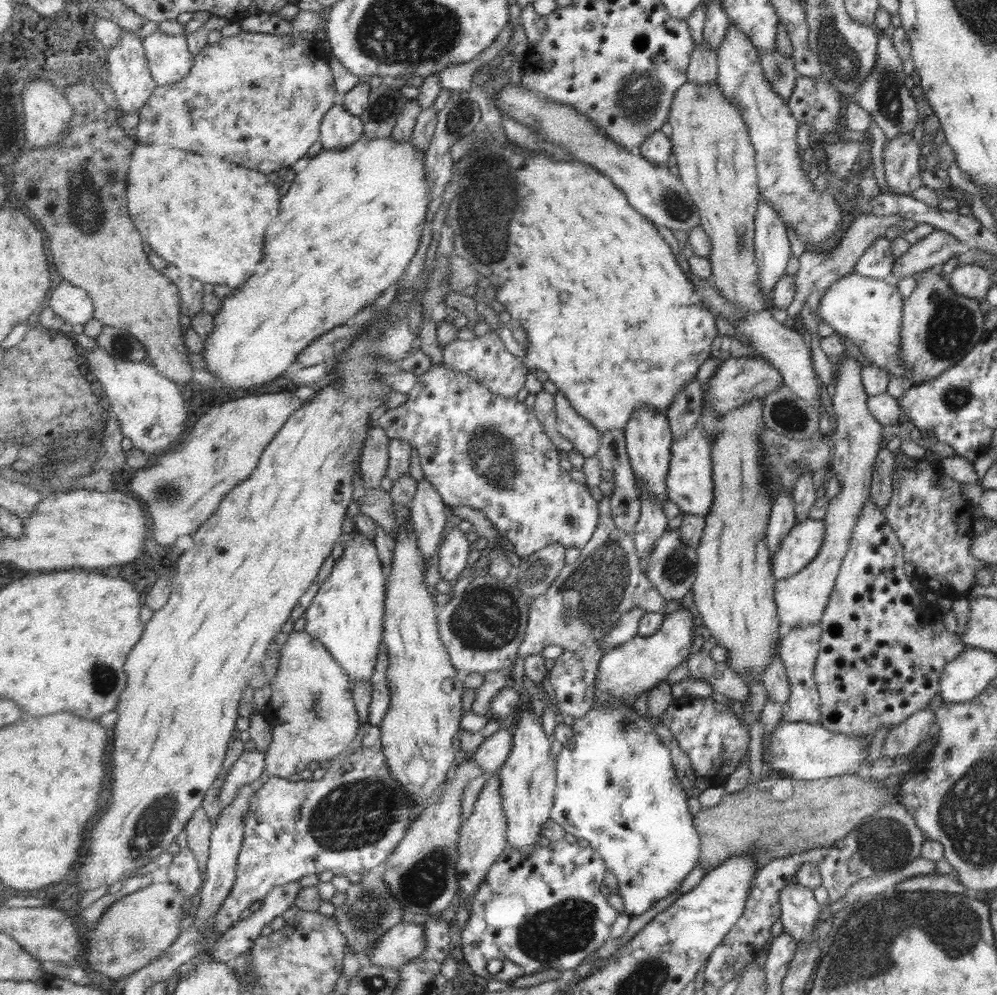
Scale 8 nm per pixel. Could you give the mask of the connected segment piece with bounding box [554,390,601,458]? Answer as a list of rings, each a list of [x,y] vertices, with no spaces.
[[[559,390],[554,395],[557,430],[583,457],[597,456],[601,446],[601,436],[584,416],[577,412],[569,399]]]

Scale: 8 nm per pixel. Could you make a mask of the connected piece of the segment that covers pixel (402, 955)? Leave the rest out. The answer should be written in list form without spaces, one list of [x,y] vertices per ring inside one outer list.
[[[401,922],[385,936],[370,952],[370,964],[385,968],[400,968],[411,959],[426,951],[426,928],[424,924]]]

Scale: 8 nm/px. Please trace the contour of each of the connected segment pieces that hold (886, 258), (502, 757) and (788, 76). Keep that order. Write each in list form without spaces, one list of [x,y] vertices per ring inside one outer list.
[[[885,237],[873,240],[853,265],[852,272],[867,278],[884,280],[887,284],[895,284],[897,278],[890,274],[894,259],[891,257],[889,243]]]
[[[512,727],[501,729],[485,738],[472,754],[472,758],[491,775],[498,772],[509,758],[509,753],[513,748]]]
[[[757,51],[758,64],[763,69],[763,75],[769,83],[769,87],[783,101],[792,94],[795,80],[798,78],[794,70],[794,60],[792,57],[785,57],[778,51]]]

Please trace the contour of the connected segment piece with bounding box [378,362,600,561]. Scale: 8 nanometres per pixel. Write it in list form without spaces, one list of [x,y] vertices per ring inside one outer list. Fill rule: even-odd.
[[[441,362],[431,365],[428,371],[420,375],[417,378],[417,383],[409,391],[408,399],[398,408],[387,409],[378,422],[390,439],[400,438],[412,444],[418,453],[420,466],[426,478],[439,491],[443,502],[447,506],[470,506],[471,508],[482,510],[485,516],[496,526],[499,535],[507,538],[513,544],[514,552],[521,561],[525,561],[525,558],[531,556],[531,554],[553,543],[559,543],[567,549],[576,547],[583,550],[591,540],[591,537],[594,536],[594,532],[597,530],[600,521],[600,502],[591,496],[587,484],[583,485],[575,482],[571,478],[571,474],[563,470],[561,458],[559,457],[560,450],[553,444],[553,440],[547,436],[545,426],[537,420],[533,409],[529,409],[529,406],[524,401],[516,400],[515,397],[508,399],[504,398],[503,395],[495,394],[482,382],[453,370],[444,362]]]

